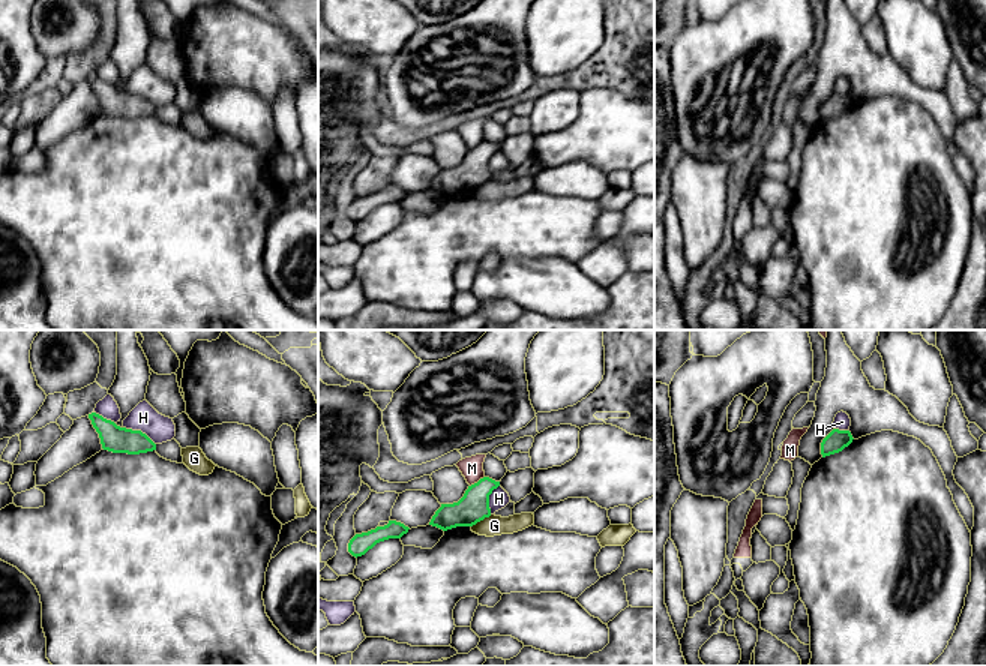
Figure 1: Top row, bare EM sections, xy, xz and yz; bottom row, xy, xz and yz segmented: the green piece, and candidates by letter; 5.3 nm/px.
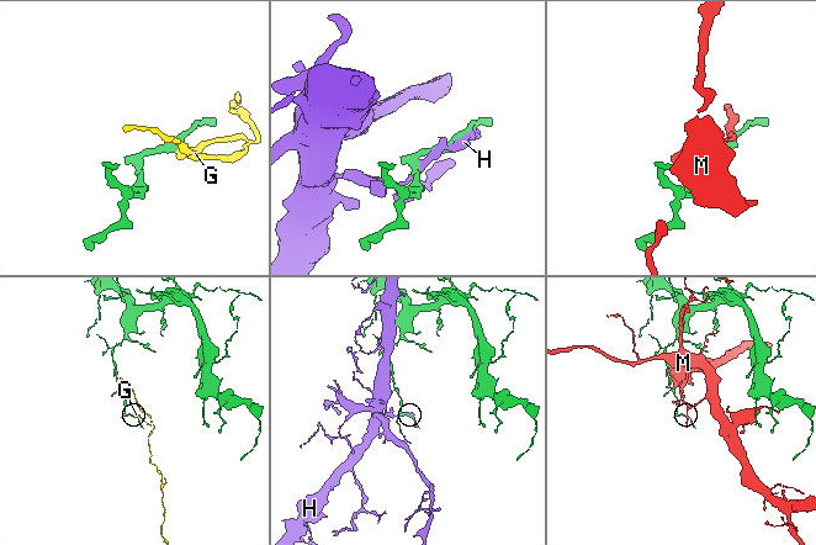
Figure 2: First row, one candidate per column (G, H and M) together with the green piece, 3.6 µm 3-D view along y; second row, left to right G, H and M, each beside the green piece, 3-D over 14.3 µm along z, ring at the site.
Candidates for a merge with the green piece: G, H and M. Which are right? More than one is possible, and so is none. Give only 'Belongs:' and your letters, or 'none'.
Belongs: none

